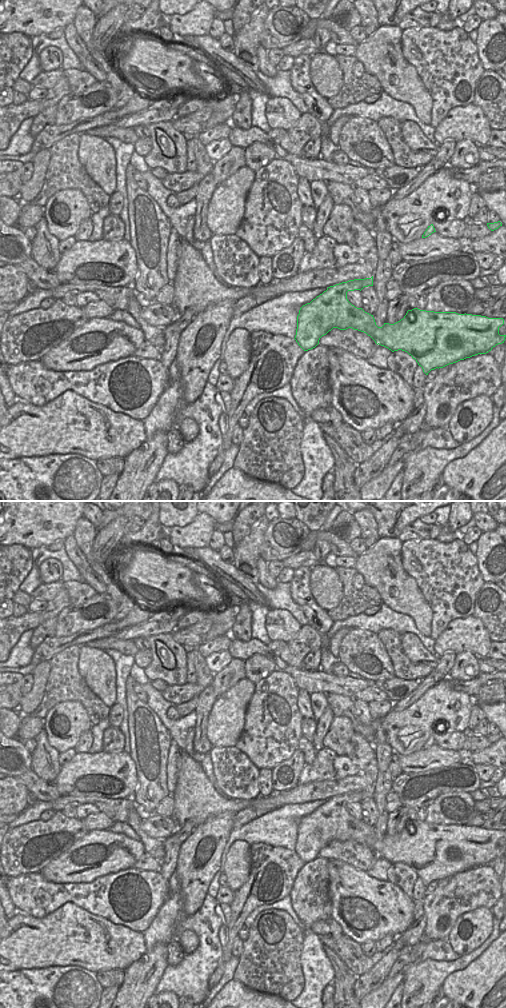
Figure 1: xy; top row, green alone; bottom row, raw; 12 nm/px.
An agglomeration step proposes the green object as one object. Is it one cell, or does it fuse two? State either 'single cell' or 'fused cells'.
fused cells

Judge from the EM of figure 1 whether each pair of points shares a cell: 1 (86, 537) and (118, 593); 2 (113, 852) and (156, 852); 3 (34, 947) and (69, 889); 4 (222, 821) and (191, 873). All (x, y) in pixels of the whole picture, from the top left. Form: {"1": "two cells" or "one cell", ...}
{"1": "one cell", "2": "two cells", "3": "two cells", "4": "one cell"}

